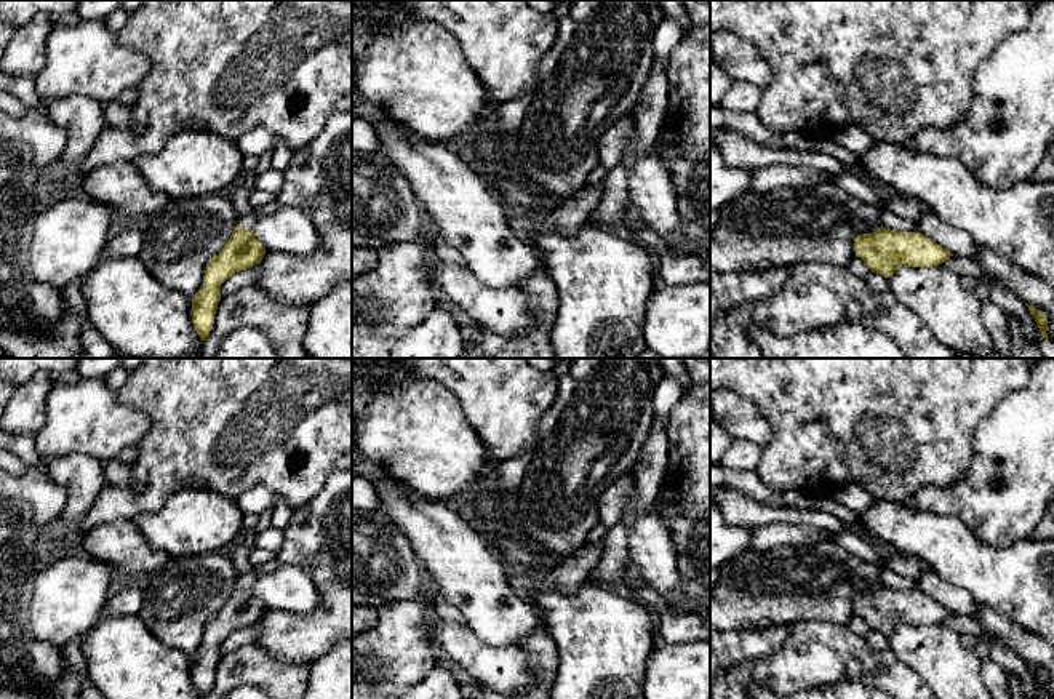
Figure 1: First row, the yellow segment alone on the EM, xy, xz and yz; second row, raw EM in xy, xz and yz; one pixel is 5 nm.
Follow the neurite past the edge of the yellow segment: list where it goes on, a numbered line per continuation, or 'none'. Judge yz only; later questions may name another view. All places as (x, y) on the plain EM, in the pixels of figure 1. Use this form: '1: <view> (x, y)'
none

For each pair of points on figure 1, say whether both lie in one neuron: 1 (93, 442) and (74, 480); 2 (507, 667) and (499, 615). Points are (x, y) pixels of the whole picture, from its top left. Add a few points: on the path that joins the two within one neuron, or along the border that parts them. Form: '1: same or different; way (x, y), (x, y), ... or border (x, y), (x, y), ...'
1: different; border (50, 458), (90, 455), (103, 463)
2: different; border (471, 629), (487, 643), (517, 647)

